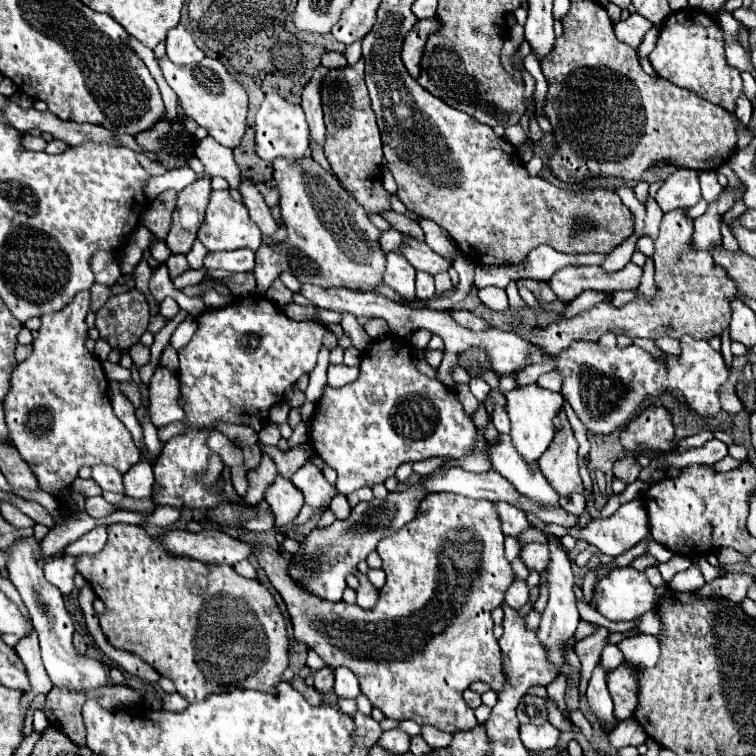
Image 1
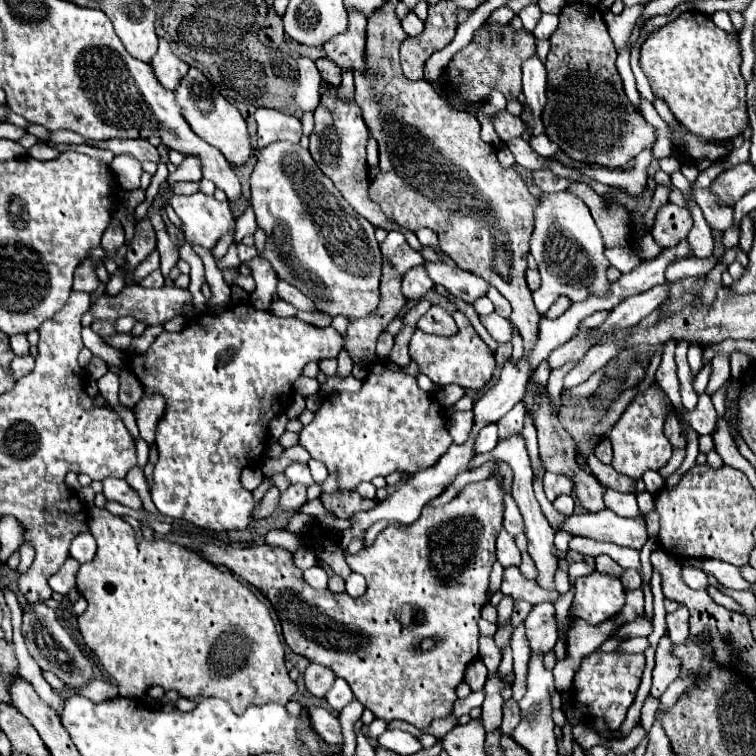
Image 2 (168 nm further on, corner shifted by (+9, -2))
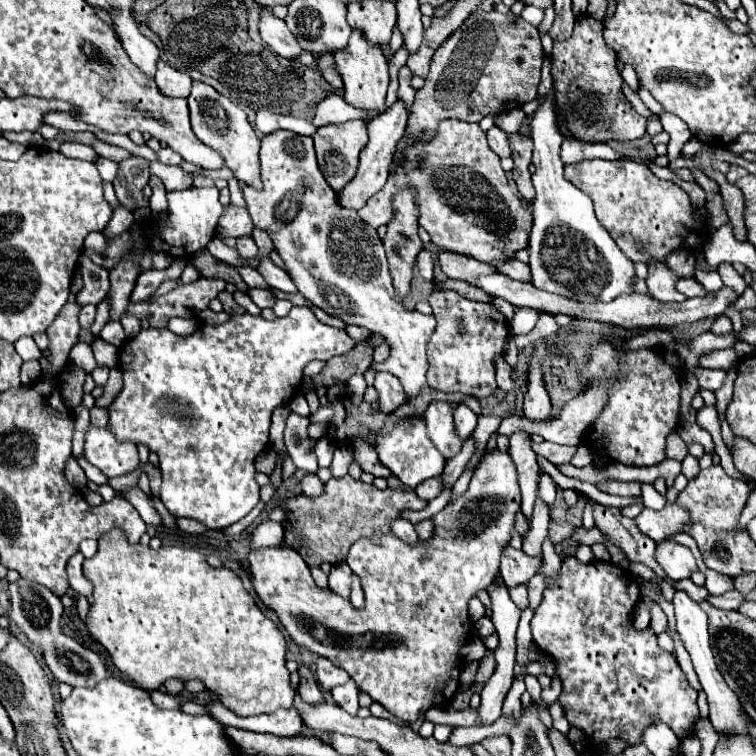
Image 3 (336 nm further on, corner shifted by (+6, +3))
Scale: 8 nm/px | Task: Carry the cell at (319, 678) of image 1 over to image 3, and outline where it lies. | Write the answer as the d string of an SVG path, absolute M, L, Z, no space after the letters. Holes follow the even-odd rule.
M320 657L316 661L316 679L324 691L330 691L330 689L346 683L350 679L350 675L344 669L336 667L332 661Z

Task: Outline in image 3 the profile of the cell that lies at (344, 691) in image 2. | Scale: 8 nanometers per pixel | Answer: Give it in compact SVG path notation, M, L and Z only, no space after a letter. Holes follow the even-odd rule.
M350 679L348 683L344 683L344 685L340 685L340 687L334 687L332 691L332 697L334 697L334 701L344 709L344 711L348 711L350 715L356 715L358 713L358 687L356 687L356 683Z

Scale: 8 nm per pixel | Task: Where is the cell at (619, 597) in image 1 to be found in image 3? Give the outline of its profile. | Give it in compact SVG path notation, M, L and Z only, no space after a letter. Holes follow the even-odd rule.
M566 557L562 561L560 573L548 579L544 589L544 599L536 609L530 627L532 637L542 653L554 657L556 671L562 681L562 693L558 697L570 727L584 731L592 747L604 747L610 739L620 739L626 745L638 745L642 733L654 725L668 725L676 737L686 739L698 721L698 693L688 685L676 657L660 649L656 633L634 627L634 605L640 601L640 587L628 569L620 569L608 561L582 563L576 557Z

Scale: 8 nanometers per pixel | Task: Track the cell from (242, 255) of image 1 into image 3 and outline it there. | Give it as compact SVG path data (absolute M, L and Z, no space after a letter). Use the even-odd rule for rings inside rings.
M240 237L240 239L236 239L236 251L238 251L238 255L242 259L252 259L252 257L258 255L258 247L256 247L252 237Z

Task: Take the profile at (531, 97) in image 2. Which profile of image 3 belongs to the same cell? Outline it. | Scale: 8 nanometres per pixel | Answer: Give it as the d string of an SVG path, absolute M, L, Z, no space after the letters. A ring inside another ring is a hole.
M544 101L532 119L532 141L534 141L534 157L532 163L536 167L532 181L536 187L536 201L532 205L534 225L530 231L530 273L532 273L532 285L538 289L544 289L548 293L556 293L574 301L582 303L608 303L614 301L620 295L634 293L632 285L636 279L634 263L620 251L620 247L614 243L610 233L600 225L600 221L594 215L592 199L582 193L578 187L570 185L564 179L564 163L560 159L560 145L564 137L558 131L556 125L556 113L554 103Z

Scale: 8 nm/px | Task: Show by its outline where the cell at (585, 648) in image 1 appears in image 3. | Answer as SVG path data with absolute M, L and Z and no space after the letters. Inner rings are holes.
M648 601L650 605L652 605L652 629L656 631L656 633L664 633L666 631L666 625L668 625L668 619L666 619L666 615L664 615L664 611L654 603L654 601Z

